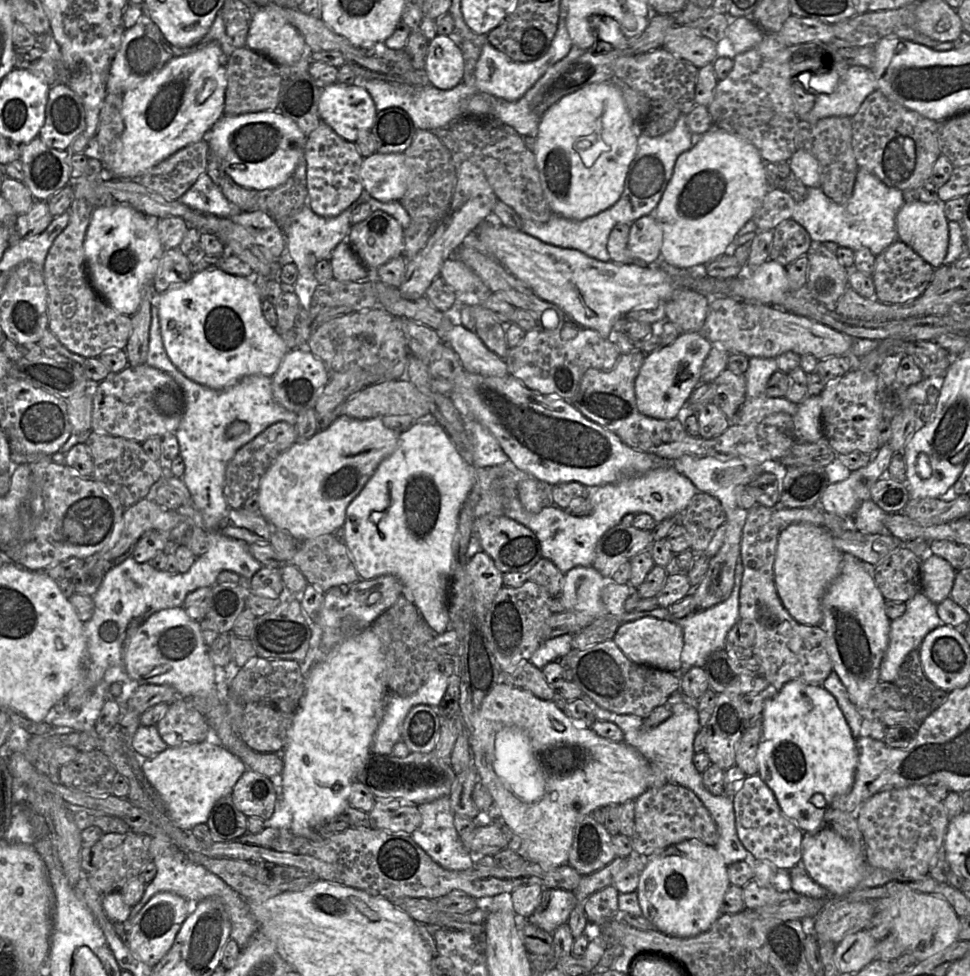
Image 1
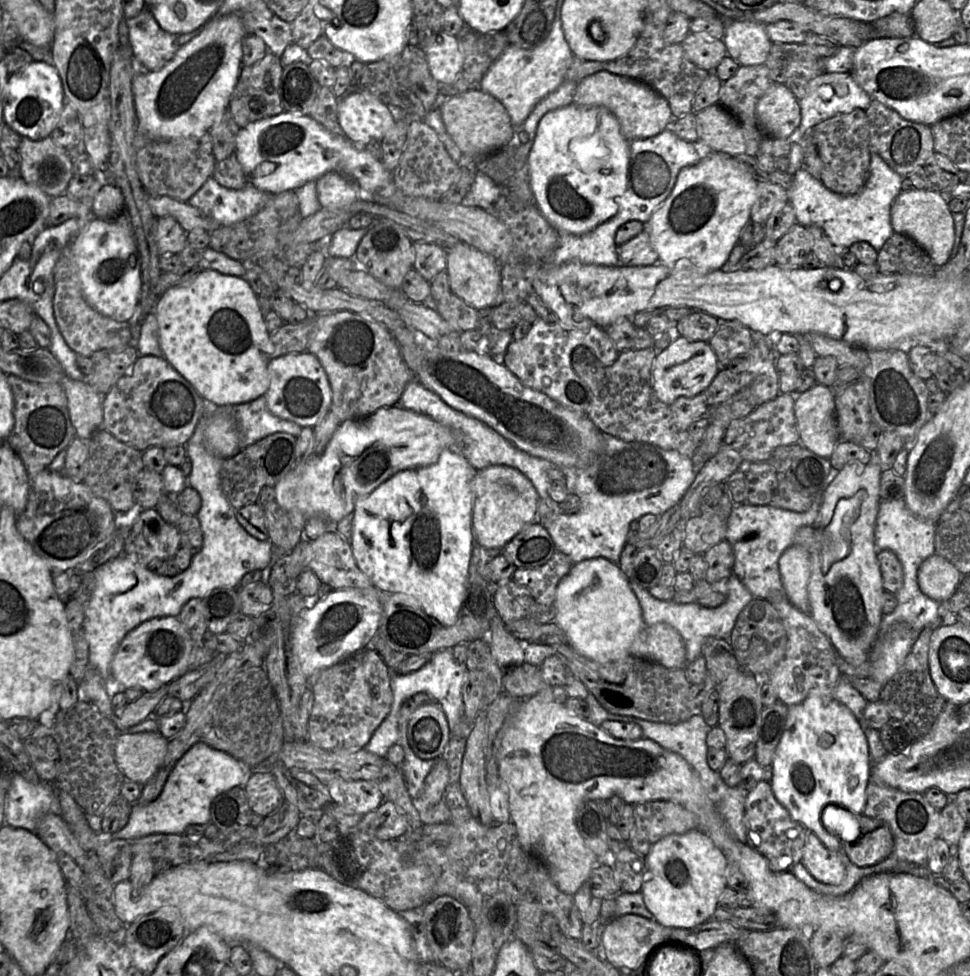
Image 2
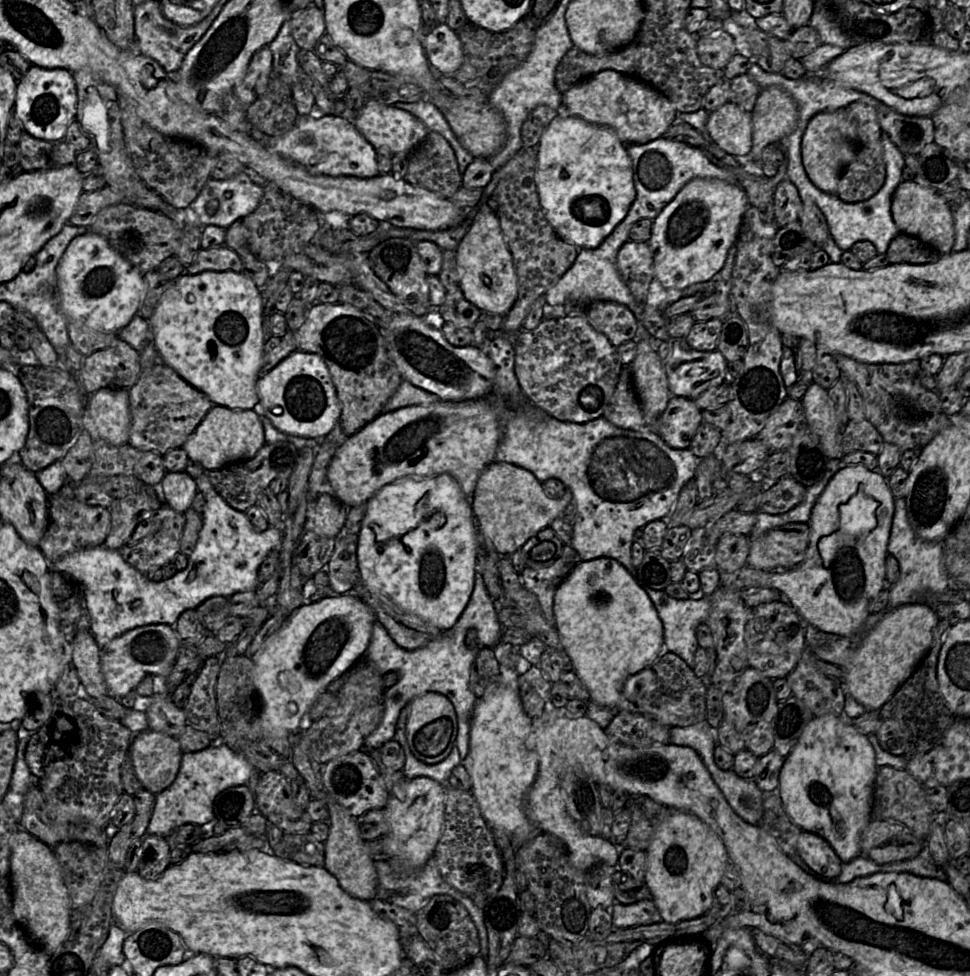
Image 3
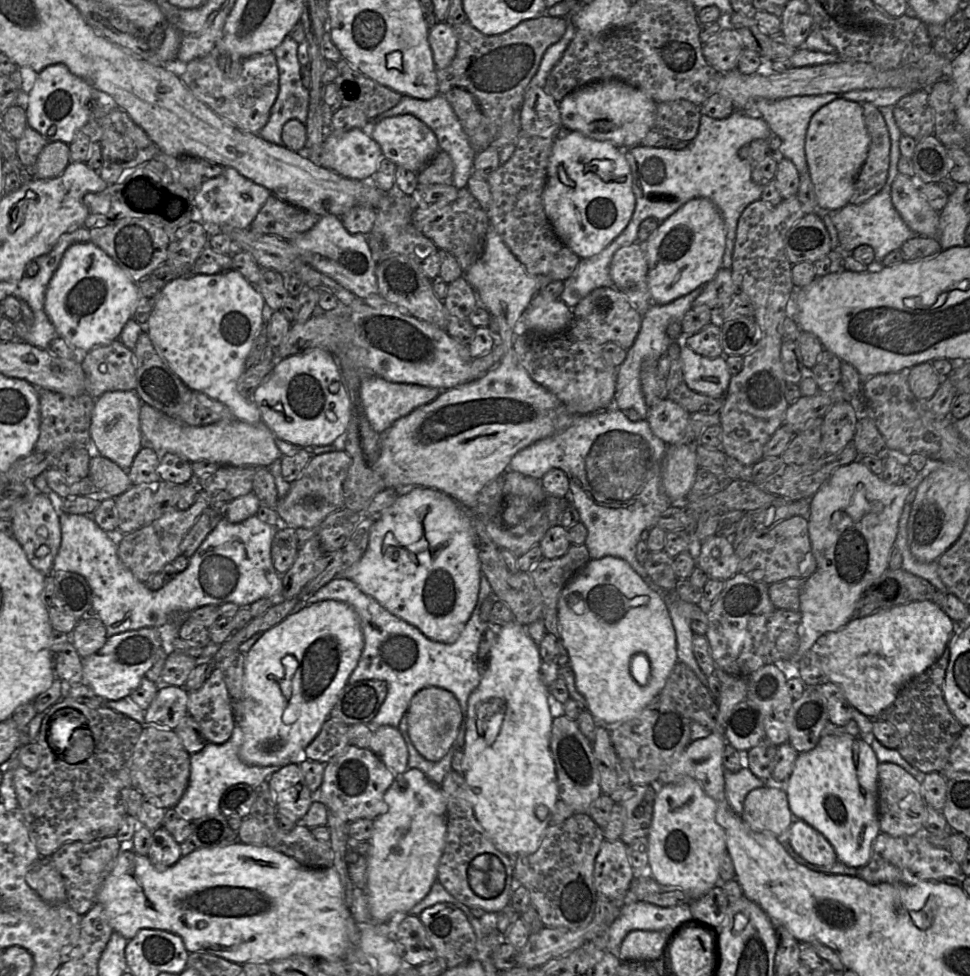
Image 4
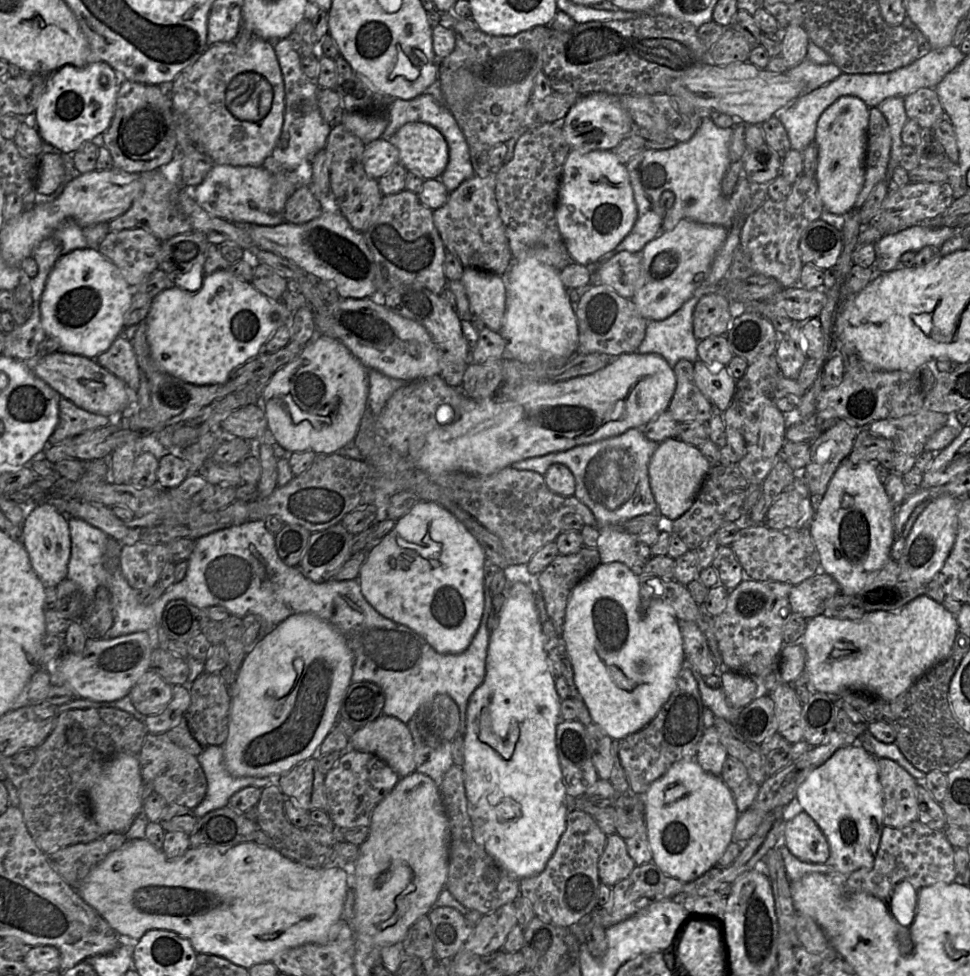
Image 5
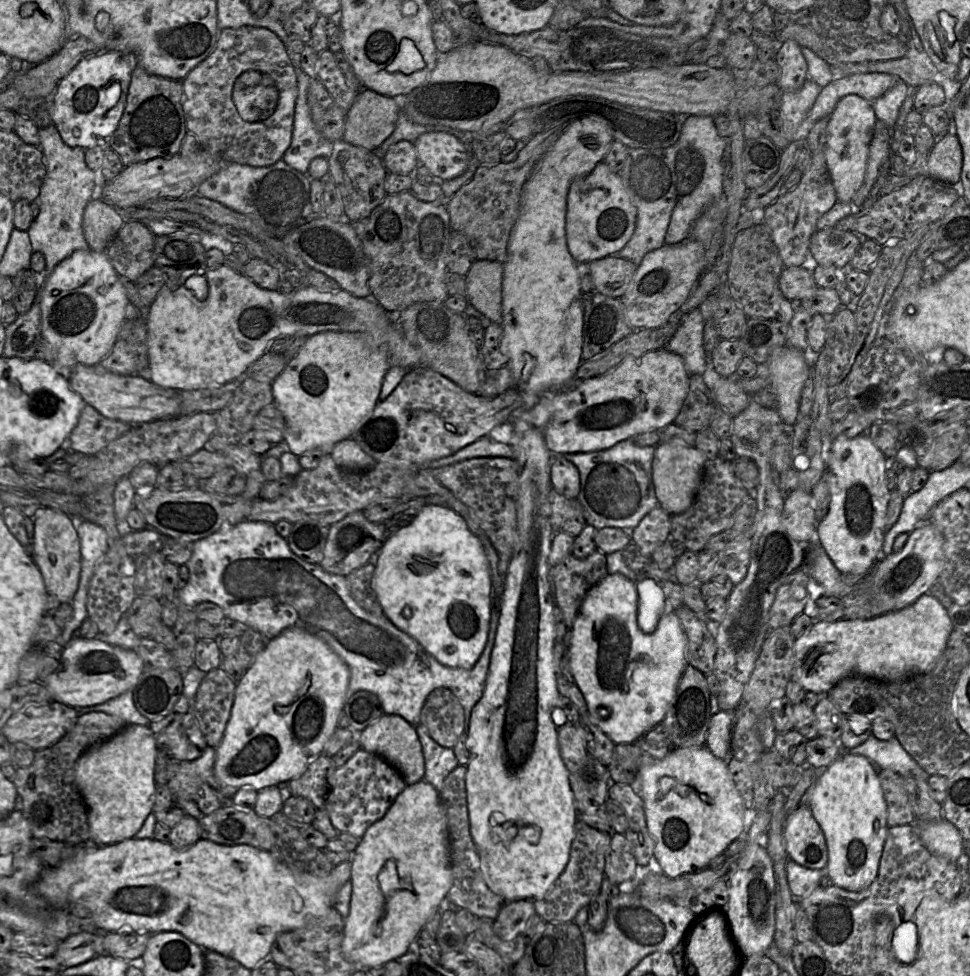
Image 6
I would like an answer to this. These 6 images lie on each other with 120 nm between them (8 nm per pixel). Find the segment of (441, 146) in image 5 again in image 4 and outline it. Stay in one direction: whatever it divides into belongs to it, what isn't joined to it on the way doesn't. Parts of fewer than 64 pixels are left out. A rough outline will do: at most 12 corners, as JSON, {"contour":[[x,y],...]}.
{"contour":[[410,114],[375,122],[370,136],[397,166],[418,173],[440,150]]}

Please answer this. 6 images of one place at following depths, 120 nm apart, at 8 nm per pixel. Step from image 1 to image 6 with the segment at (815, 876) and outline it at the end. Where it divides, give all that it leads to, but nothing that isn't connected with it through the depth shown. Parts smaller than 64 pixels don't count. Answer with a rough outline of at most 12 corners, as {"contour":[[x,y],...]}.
{"contour":[[809,806],[784,829],[790,859],[810,869],[828,863],[824,832]]}

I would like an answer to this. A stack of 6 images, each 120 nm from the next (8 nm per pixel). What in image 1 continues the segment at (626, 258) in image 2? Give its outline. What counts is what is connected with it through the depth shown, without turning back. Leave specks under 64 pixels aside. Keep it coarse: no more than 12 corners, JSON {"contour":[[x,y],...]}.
{"contour":[[654,215],[630,224],[628,249],[644,265],[661,259]]}

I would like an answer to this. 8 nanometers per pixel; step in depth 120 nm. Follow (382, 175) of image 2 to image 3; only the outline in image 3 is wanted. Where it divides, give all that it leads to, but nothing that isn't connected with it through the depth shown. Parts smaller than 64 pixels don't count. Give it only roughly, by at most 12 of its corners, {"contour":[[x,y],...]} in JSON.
{"contour":[[300,116],[267,137],[313,174],[380,175],[376,149],[353,119]]}

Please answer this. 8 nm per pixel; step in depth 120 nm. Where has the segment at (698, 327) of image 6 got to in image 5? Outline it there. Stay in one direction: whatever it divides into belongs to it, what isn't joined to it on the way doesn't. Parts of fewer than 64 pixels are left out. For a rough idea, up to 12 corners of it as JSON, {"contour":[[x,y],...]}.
{"contour":[[701,284],[671,316],[648,321],[637,352],[658,354],[672,368],[696,362],[693,313],[720,291]]}

